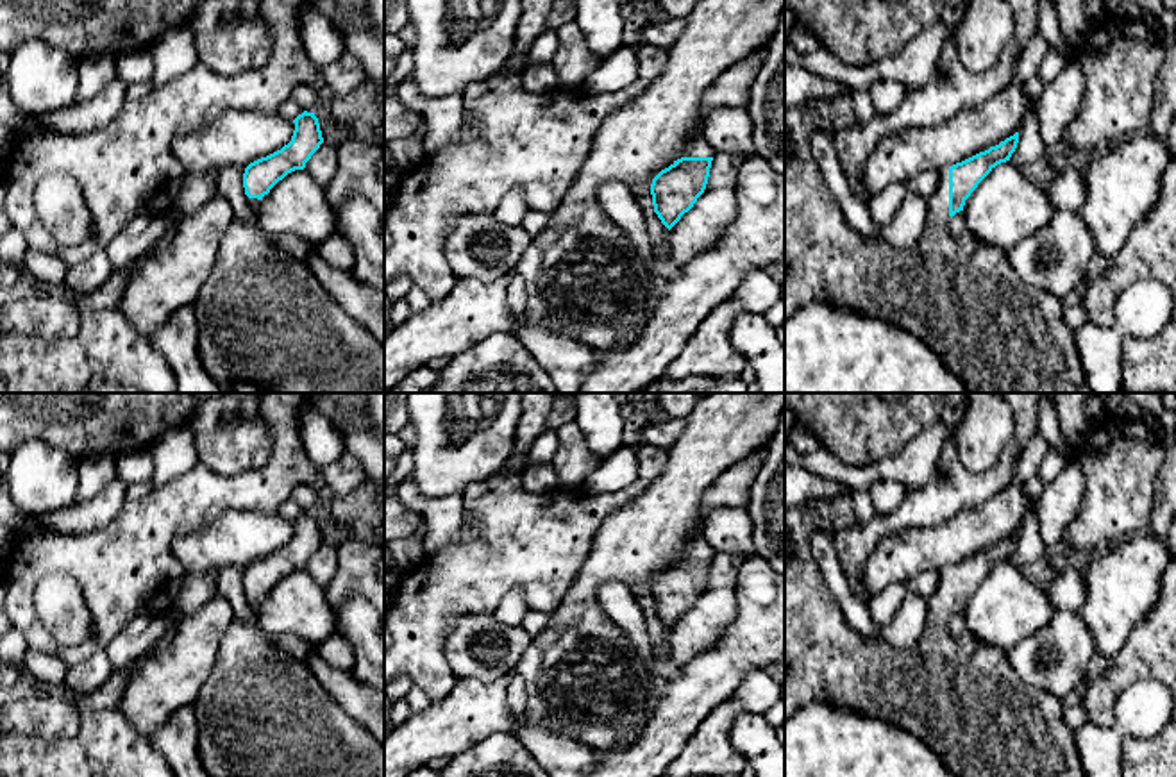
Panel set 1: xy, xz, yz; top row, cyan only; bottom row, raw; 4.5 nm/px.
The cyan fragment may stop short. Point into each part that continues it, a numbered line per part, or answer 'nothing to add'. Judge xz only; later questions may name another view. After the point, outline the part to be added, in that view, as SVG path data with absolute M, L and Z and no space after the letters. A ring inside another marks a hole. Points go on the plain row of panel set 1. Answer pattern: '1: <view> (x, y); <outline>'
1: xz (699, 547); M701 534L686 545L683 554L683 557L713 557L713 556L715 550Z

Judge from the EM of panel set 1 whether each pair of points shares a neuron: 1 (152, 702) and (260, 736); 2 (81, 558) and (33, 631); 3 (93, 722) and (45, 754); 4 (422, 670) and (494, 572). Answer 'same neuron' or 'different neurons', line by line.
1: different neurons
2: same neuron
3: different neurons
4: same neuron

